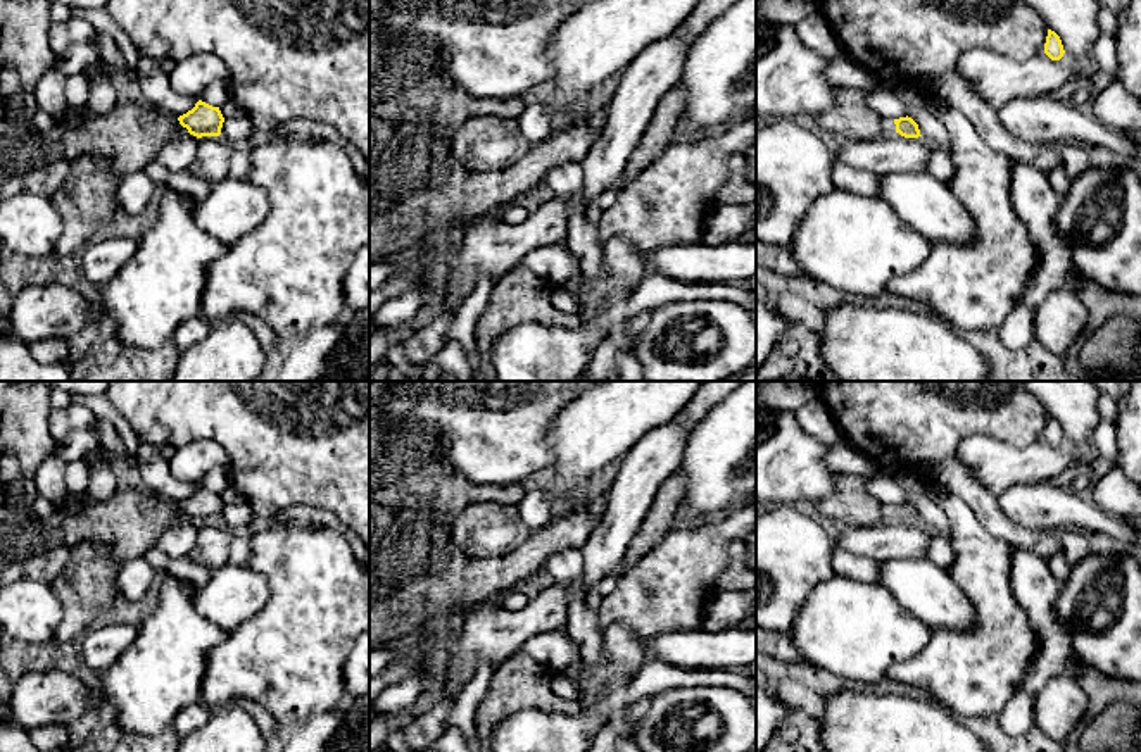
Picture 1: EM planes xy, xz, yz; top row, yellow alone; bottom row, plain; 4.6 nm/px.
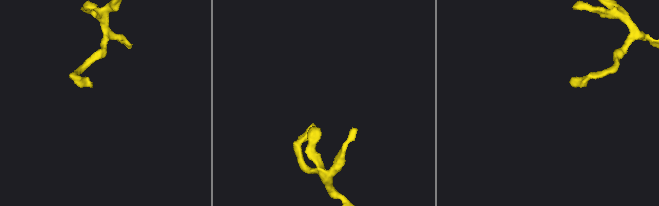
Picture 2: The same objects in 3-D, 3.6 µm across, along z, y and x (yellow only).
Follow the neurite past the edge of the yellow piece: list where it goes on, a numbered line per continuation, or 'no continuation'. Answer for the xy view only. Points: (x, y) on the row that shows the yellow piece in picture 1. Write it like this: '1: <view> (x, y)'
1: xy (211, 162)

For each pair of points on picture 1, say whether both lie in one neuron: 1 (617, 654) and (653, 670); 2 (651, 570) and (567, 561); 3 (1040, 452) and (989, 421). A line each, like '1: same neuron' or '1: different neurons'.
1: different neurons
2: different neurons
3: different neurons

